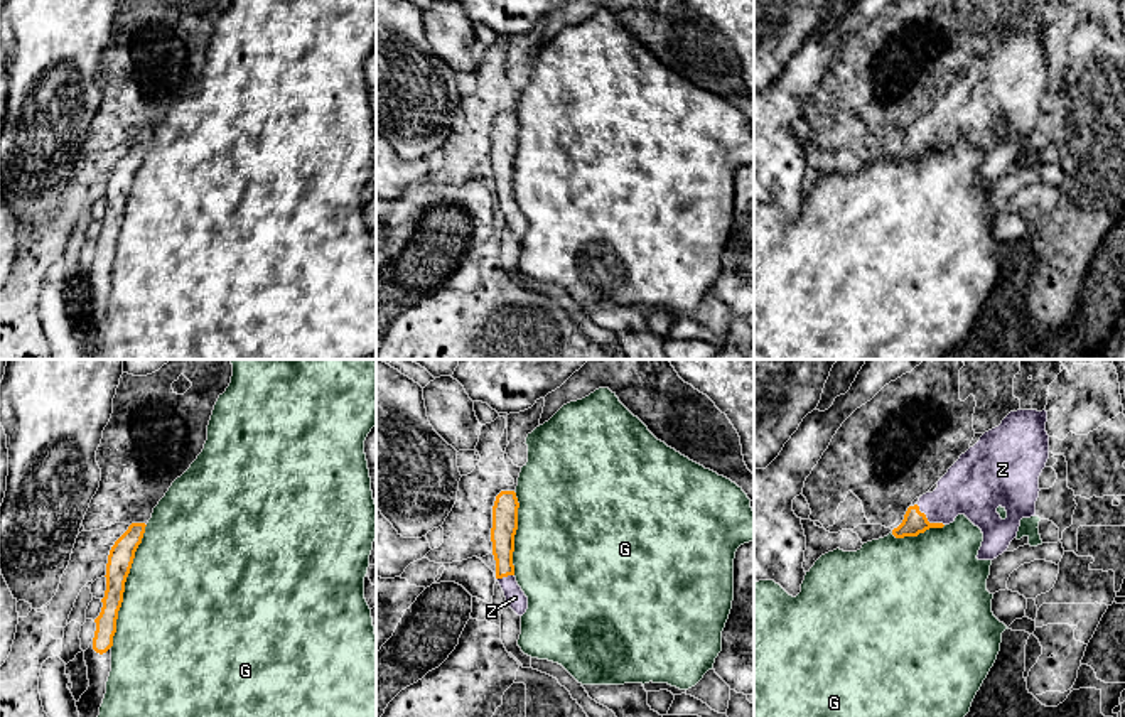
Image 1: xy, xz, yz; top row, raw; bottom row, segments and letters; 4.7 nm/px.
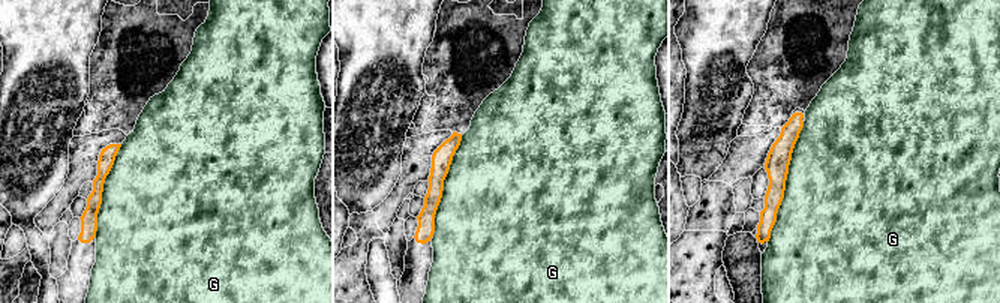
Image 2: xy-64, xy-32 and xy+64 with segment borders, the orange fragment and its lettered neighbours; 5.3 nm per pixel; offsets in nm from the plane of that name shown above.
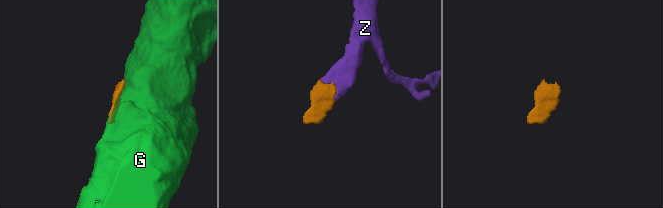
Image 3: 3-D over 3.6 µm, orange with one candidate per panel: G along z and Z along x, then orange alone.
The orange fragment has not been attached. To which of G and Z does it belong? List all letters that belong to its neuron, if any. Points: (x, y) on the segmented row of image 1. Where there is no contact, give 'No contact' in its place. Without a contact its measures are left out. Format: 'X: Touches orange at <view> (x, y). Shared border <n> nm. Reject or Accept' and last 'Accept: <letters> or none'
G: Touches orange at xy (123, 586). Shared border 600 nm. Reject
Z: Touches orange at yz (926, 520). Shared border 170 nm. Accept
Accept: Z

